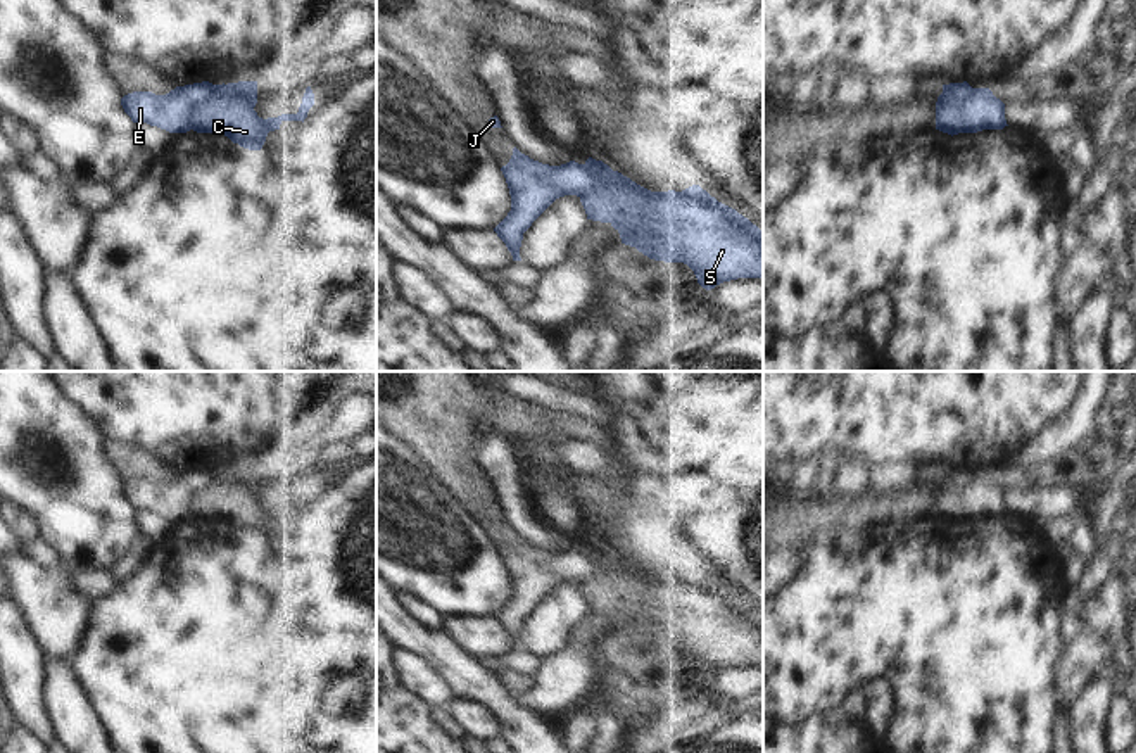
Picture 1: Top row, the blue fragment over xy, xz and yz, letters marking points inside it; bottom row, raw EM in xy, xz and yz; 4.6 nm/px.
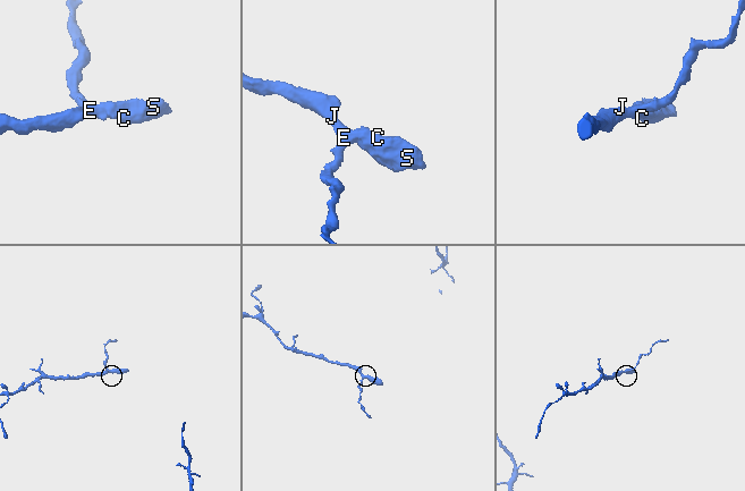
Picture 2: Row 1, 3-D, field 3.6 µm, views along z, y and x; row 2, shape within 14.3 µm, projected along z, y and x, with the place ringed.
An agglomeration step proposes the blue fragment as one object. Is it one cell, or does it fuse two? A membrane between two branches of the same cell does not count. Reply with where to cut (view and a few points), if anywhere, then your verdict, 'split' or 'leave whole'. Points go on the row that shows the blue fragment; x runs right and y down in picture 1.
cut in xy along (216, 85), (190, 111), (189, 128); split

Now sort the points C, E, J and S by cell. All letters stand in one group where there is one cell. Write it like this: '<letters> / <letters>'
C S / E J

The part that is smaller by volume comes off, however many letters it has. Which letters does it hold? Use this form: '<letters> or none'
C, S

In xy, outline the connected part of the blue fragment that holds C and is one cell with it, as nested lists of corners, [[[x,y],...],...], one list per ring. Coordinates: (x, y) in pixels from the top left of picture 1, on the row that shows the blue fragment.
[[[257,81],[216,85],[204,102],[190,111],[190,130],[228,136],[249,150],[261,150],[269,131],[280,130],[283,121],[302,121],[314,105],[311,86],[306,88],[297,114],[281,114],[262,119],[254,111],[257,104]]]

